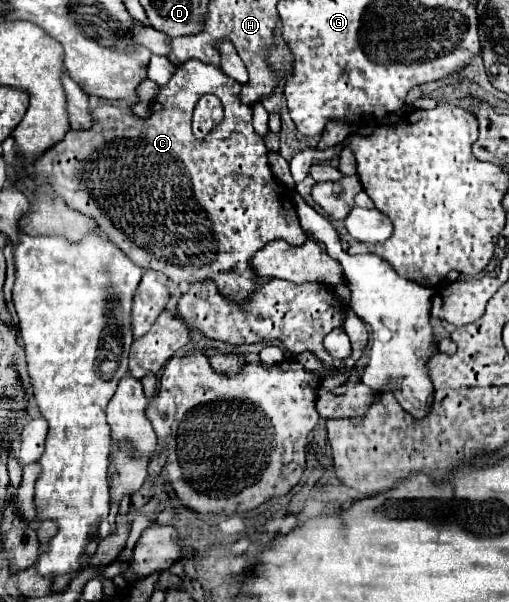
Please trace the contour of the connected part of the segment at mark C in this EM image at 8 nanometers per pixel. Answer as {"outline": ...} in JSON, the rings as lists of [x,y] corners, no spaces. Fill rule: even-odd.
{"outline":[[[187,61],[187,63],[179,65],[177,71],[175,71],[175,75],[169,79],[169,83],[163,85],[163,87],[159,89],[159,93],[157,93],[157,97],[155,97],[155,109],[151,111],[151,117],[149,117],[149,119],[139,119],[139,117],[135,117],[135,115],[131,113],[131,107],[127,109],[127,107],[119,107],[119,105],[113,105],[113,103],[103,103],[101,107],[93,109],[93,119],[95,119],[93,127],[91,127],[89,131],[69,131],[61,143],[57,143],[53,149],[49,149],[45,155],[41,155],[41,157],[35,161],[33,169],[35,169],[35,173],[37,173],[37,179],[31,179],[31,177],[23,175],[23,183],[27,185],[27,189],[29,189],[31,193],[35,191],[35,187],[37,187],[39,183],[49,183],[49,185],[55,189],[55,193],[59,193],[61,197],[65,197],[65,201],[67,201],[73,209],[77,209],[77,211],[83,213],[83,215],[89,215],[89,217],[97,219],[99,229],[101,229],[101,231],[103,231],[103,233],[105,233],[105,235],[107,235],[107,237],[109,237],[109,239],[133,261],[133,263],[137,263],[139,267],[161,271],[161,273],[165,273],[173,283],[187,283],[187,285],[191,285],[191,283],[201,283],[201,281],[205,281],[205,279],[211,279],[211,281],[217,285],[219,293],[221,293],[225,299],[231,299],[233,303],[243,305],[245,299],[249,299],[249,297],[253,295],[255,287],[261,283],[261,281],[259,281],[259,275],[253,271],[253,267],[251,267],[251,263],[249,263],[249,261],[253,259],[253,255],[255,255],[259,249],[263,249],[267,243],[275,241],[275,239],[283,239],[283,241],[287,241],[287,243],[291,243],[291,245],[303,245],[303,243],[307,241],[307,233],[305,233],[305,231],[301,229],[301,225],[299,225],[297,211],[295,211],[291,199],[287,199],[287,197],[291,197],[289,189],[287,189],[283,183],[279,183],[279,181],[275,179],[275,175],[271,173],[271,167],[269,167],[269,161],[267,161],[267,147],[265,147],[265,141],[255,133],[253,123],[251,123],[251,119],[253,119],[253,109],[247,107],[245,103],[241,103],[239,93],[241,93],[241,85],[239,85],[235,79],[227,77],[219,67],[207,65],[207,63],[201,63],[201,61]],[[205,93],[213,93],[213,95],[217,95],[217,97],[221,99],[221,103],[223,103],[223,107],[225,107],[224,119],[207,135],[207,137],[205,137],[205,139],[197,139],[197,137],[193,135],[193,131],[191,131],[191,117],[193,117],[195,103],[197,103]]]}

